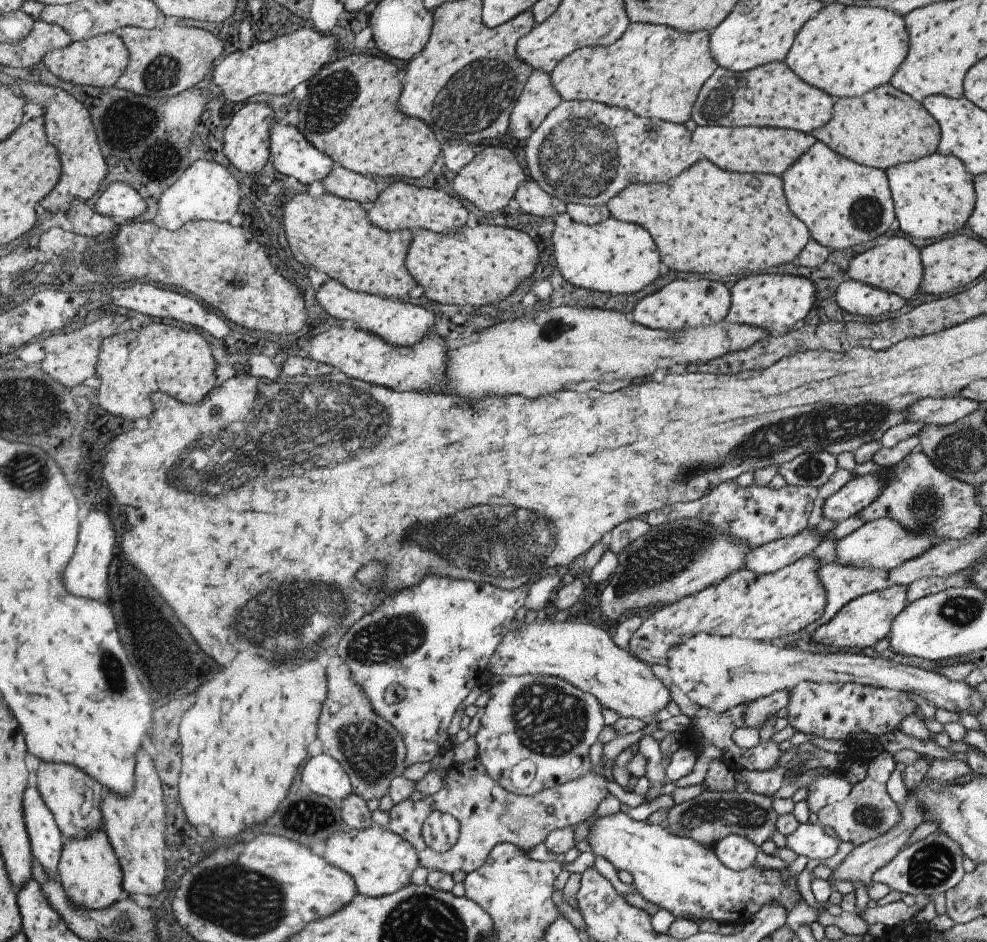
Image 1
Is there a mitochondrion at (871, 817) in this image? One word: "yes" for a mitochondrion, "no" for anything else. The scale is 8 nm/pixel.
yes

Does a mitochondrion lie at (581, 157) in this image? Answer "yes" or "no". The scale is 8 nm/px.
yes

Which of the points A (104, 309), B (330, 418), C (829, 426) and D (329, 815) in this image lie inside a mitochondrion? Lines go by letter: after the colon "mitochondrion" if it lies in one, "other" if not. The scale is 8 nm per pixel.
A: other
B: mitochondrion
C: mitochondrion
D: mitochondrion

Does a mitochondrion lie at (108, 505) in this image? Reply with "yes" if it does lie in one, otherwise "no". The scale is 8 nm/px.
no

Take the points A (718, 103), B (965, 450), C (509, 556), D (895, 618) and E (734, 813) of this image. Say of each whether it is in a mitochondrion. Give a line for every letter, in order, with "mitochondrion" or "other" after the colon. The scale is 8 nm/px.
A: mitochondrion
B: mitochondrion
C: mitochondrion
D: other
E: mitochondrion

